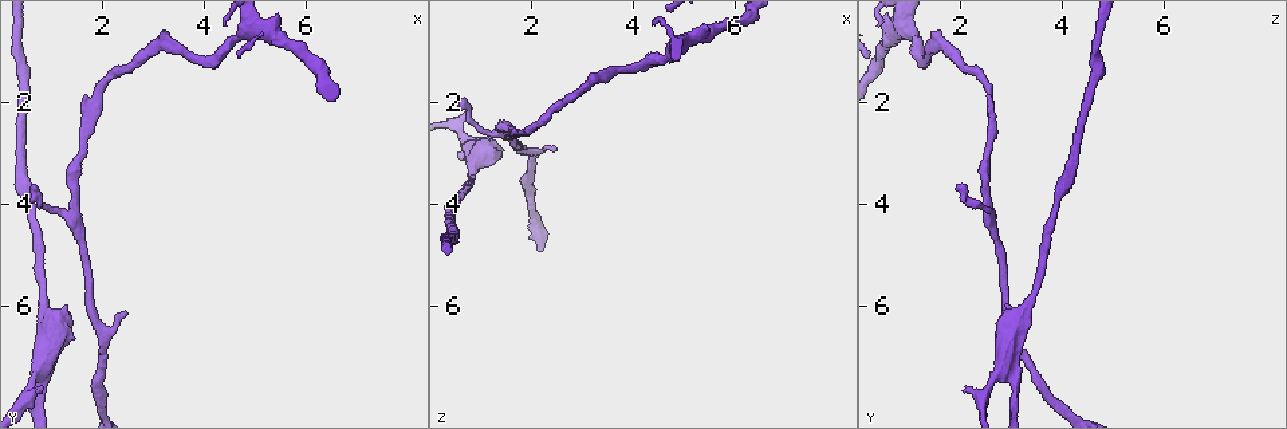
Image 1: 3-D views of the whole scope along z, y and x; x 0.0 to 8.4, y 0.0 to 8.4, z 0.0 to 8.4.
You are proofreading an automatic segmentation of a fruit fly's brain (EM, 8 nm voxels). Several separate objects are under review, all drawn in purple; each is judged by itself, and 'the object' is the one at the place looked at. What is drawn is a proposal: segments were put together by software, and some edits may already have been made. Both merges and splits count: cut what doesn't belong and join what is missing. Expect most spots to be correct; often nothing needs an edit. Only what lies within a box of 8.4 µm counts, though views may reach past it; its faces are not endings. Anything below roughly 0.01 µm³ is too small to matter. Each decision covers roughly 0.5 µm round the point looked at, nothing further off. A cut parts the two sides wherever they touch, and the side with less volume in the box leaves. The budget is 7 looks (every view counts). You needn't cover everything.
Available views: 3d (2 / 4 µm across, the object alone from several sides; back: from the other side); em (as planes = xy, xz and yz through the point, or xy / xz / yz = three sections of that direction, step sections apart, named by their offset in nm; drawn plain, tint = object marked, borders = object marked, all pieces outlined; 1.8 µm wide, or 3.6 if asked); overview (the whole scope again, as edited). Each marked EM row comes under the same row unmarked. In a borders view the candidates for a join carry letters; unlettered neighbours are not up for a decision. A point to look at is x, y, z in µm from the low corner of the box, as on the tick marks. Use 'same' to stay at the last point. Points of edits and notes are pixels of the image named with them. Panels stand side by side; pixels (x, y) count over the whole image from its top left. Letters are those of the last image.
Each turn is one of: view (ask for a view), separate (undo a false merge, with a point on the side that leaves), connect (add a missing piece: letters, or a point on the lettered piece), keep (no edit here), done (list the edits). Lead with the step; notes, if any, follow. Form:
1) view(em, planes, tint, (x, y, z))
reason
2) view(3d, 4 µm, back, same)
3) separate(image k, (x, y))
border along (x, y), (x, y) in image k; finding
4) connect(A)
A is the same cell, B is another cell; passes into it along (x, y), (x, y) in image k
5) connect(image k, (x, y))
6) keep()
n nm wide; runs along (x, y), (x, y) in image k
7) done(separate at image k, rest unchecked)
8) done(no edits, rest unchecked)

view(em, xz, step 4, tint, (4.10, 1.25, 1.30))
abrupt turn

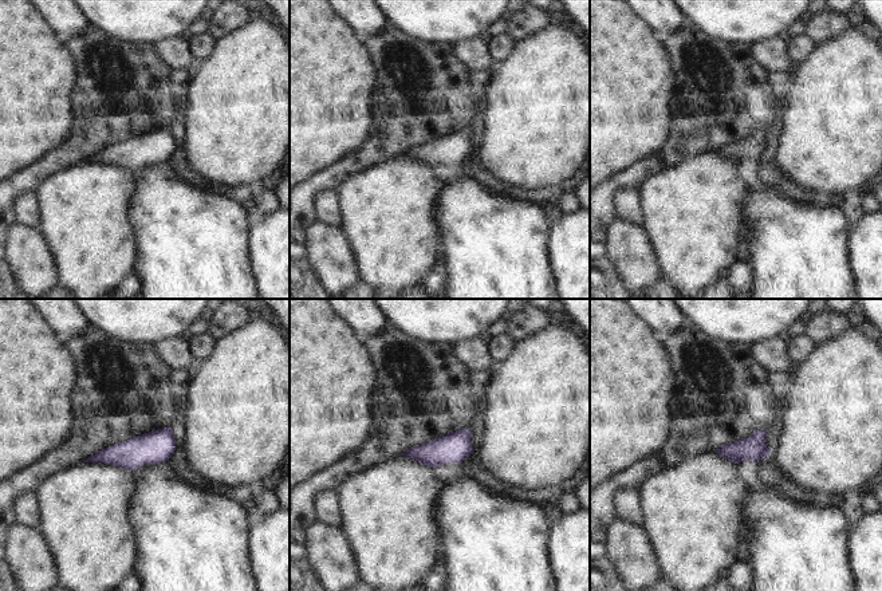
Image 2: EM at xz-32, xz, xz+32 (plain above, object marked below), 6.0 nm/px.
view(em, planes, borders, same)

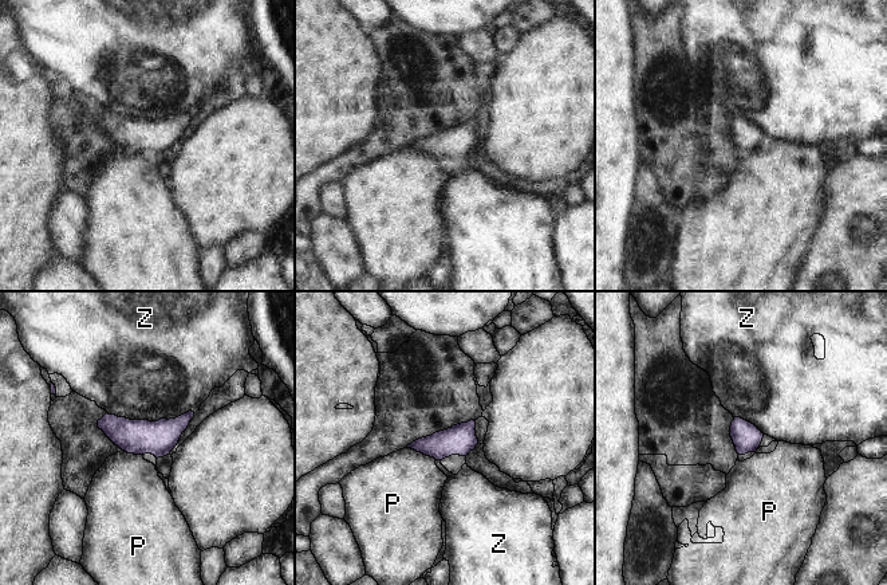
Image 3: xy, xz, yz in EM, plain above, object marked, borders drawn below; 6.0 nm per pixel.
keep()
Z touches over 550 nm; P and Z are other cells; border along (406, 447), (436, 459) in image 3; continuous, no second cell

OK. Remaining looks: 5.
view(em, 3.6 µm, planes, borders, (0.80, 7.20, 2.90))
two arms in line, one across

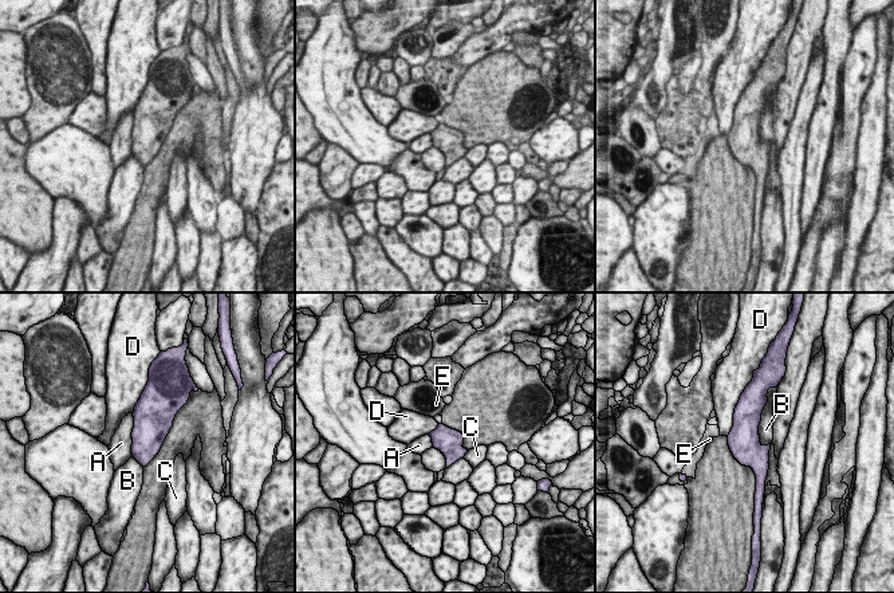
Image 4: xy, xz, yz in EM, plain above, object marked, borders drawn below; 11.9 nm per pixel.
keep()
B touches over 550 nm; A, B, C, D and E are other cells; border along (767, 401), (759, 425), (761, 446) in image 4; continuous, no second cell

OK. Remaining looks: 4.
view(3d, 2 µm, (1.50, 4.20, 2.55))
arms part here

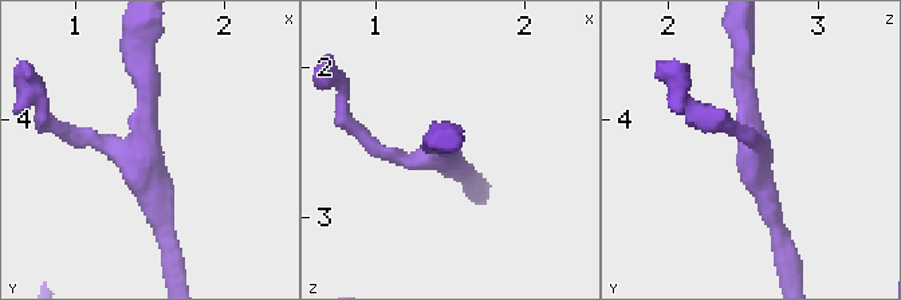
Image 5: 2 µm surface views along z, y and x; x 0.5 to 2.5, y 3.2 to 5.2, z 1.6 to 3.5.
view(em, planes, borders, (1.48, 4.16, 2.56))
3 arms

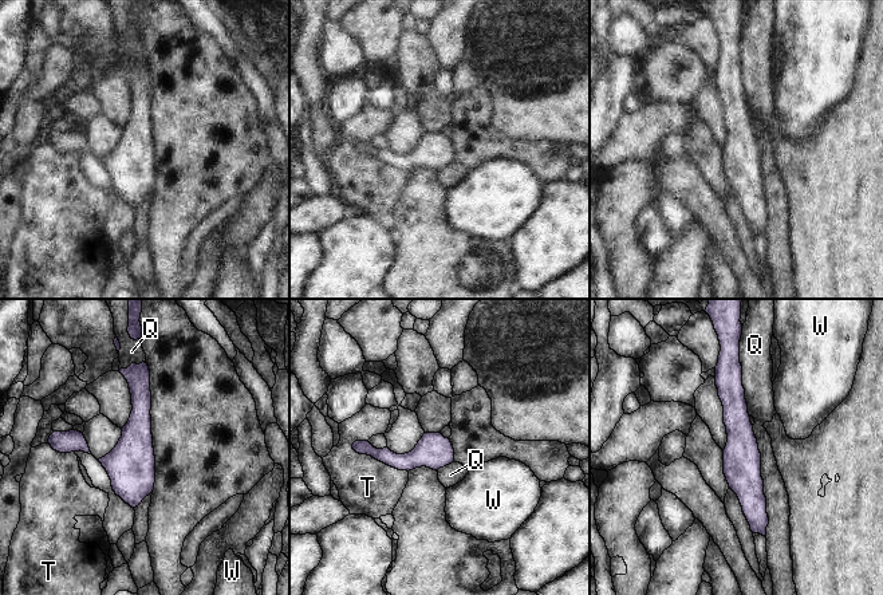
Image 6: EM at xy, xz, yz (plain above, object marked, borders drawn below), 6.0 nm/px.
keep()
Q, T and W are other cells; runs along (733, 369), (755, 528) in image 6; continuous, no second cell

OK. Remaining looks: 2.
done(no edits, rest unchecked)

